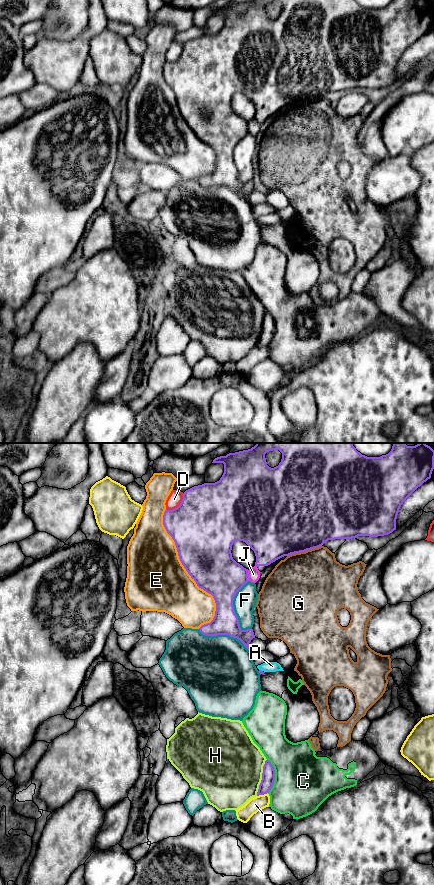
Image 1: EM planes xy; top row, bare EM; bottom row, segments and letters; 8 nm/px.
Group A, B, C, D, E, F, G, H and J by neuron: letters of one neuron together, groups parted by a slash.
A / B / C / D / E / F / G / H / J

